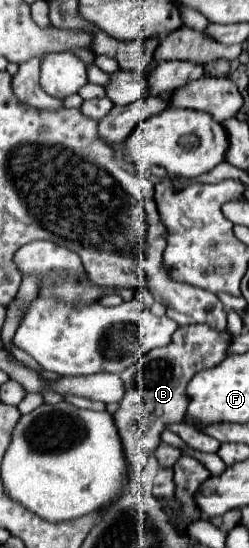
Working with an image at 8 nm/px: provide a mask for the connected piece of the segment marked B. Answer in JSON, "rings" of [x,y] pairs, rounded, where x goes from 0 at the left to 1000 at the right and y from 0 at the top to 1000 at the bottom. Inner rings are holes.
{"rings":[[[835,593],[715,597],[691,611],[683,630],[635,633],[635,637],[570,648],[554,662],[522,666],[482,684],[498,695],[506,721],[490,724],[482,743],[458,754],[458,768],[482,786],[498,823],[522,841],[522,856],[530,856],[506,900],[546,885],[554,867],[562,867],[578,845],[594,841],[602,823],[618,823],[643,808],[651,786],[675,776],[723,772],[739,765],[747,739],[755,739],[739,714],[747,714],[755,695],[779,688],[779,681],[795,681],[827,670],[876,666],[900,655],[916,626],[924,626],[924,611],[908,604],[876,608]]]}

